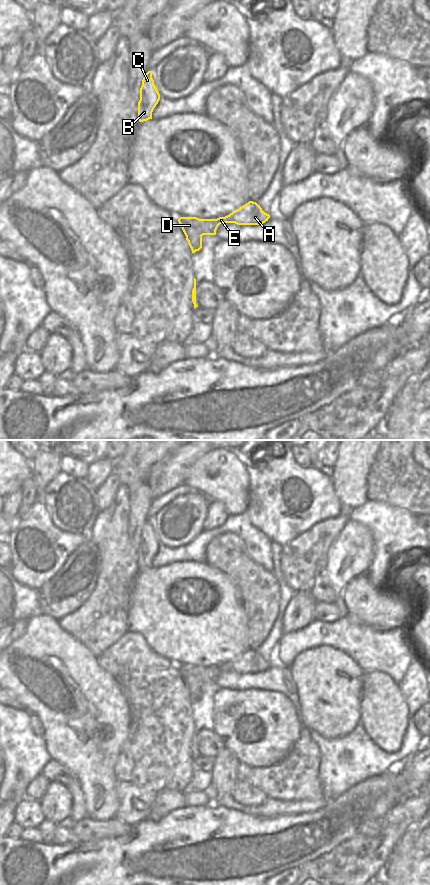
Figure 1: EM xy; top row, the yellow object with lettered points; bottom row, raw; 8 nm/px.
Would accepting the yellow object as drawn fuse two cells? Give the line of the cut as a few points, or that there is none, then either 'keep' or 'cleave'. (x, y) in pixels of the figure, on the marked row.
xy (188, 241), (196, 250) | cleave

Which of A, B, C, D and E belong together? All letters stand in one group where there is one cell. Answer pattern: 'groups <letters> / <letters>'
groups A D E / B C

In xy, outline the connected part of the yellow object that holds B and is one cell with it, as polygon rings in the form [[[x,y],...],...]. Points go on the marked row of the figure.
[[[148,71],[142,80],[140,100],[138,102],[139,122],[152,119],[152,112],[160,100],[160,94],[154,84],[152,71]]]

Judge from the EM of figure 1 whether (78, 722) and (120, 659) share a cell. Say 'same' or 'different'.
different

